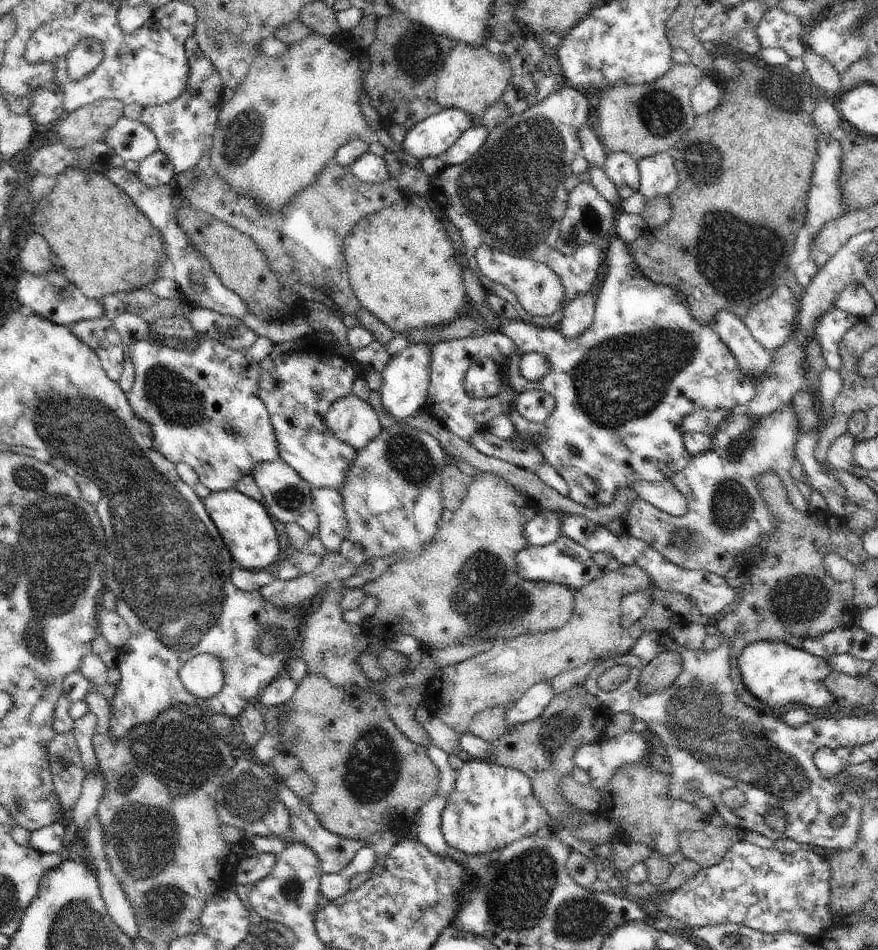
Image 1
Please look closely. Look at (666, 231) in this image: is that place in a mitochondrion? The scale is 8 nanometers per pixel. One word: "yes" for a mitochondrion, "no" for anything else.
no

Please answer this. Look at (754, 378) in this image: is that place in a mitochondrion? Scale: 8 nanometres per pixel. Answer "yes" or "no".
no

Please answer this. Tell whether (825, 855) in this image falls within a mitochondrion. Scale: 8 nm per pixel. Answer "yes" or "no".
no

